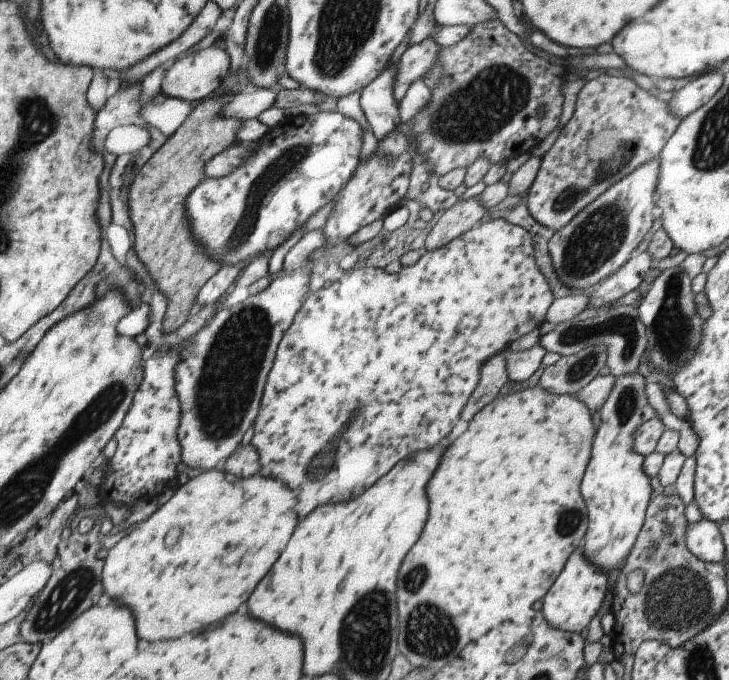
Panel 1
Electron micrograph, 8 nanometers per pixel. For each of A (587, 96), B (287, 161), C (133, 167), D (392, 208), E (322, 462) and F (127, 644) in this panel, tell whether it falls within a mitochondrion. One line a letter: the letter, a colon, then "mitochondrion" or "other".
A: other
B: mitochondrion
C: other
D: other
E: mitochondrion
F: other

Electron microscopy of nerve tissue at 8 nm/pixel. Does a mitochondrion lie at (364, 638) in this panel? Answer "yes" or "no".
yes

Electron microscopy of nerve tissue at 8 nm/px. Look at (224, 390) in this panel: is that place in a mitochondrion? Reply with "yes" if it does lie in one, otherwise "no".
yes

